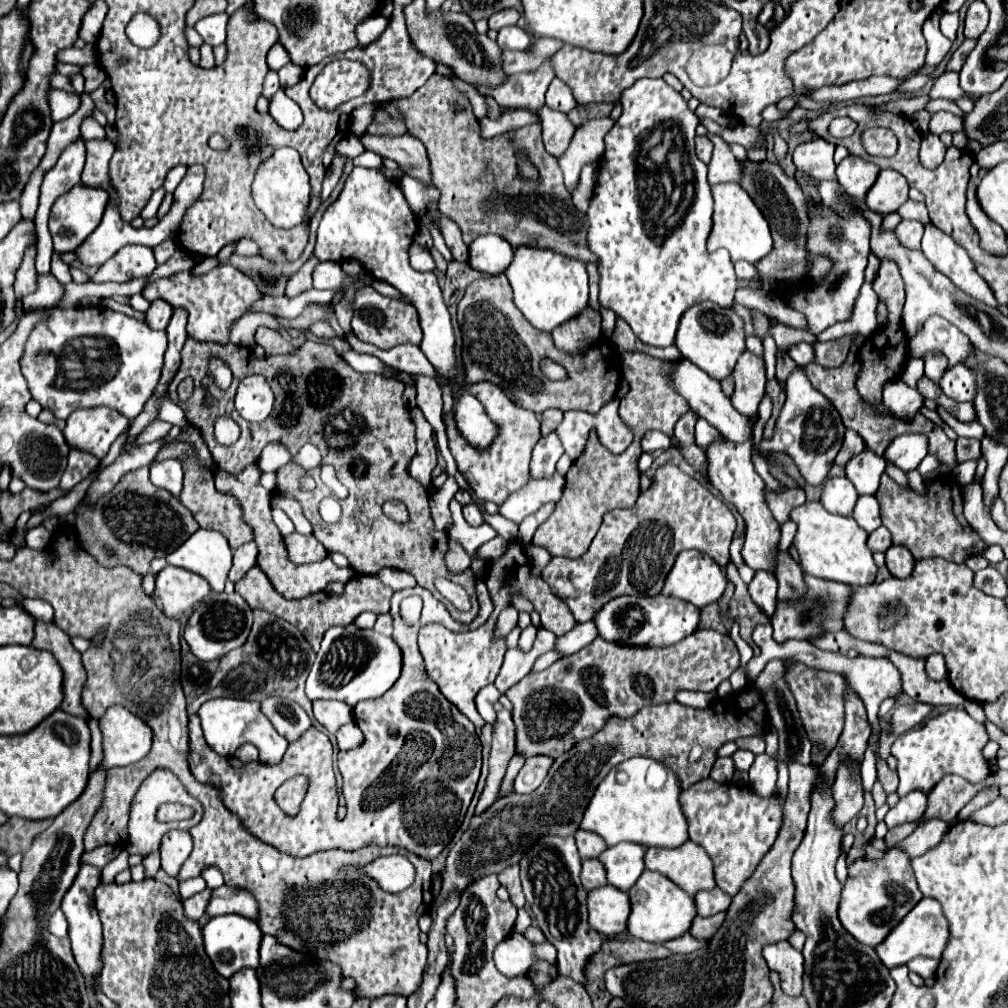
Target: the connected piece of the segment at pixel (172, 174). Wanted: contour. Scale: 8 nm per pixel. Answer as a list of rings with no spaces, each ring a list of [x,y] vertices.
[[[176,166],[176,168],[172,168],[172,170],[168,172],[168,178],[166,178],[166,182],[164,182],[166,192],[174,192],[174,190],[176,190],[176,186],[182,182],[186,170],[188,170],[188,166]]]

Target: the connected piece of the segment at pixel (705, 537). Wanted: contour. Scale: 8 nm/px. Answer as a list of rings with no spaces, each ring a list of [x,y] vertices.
[[[662,464],[652,486],[640,494],[636,506],[612,510],[582,558],[552,558],[544,568],[544,582],[572,610],[576,622],[588,622],[594,614],[618,596],[658,596],[672,570],[676,556],[686,548],[704,548],[722,568],[730,562],[730,542],[736,518],[730,508],[706,486],[684,474],[676,464]]]

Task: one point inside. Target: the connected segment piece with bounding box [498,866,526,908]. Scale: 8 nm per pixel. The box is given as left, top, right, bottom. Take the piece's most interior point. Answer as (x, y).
(510, 879)

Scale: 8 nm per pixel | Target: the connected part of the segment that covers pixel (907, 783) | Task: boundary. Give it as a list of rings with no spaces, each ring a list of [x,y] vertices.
[[[950,708],[938,716],[928,718],[918,728],[900,734],[892,744],[892,756],[898,760],[898,796],[912,790],[922,790],[928,794],[946,774],[956,774],[972,784],[980,784],[991,774],[988,760],[982,756],[982,748],[988,742],[986,728],[976,722],[964,708]]]

